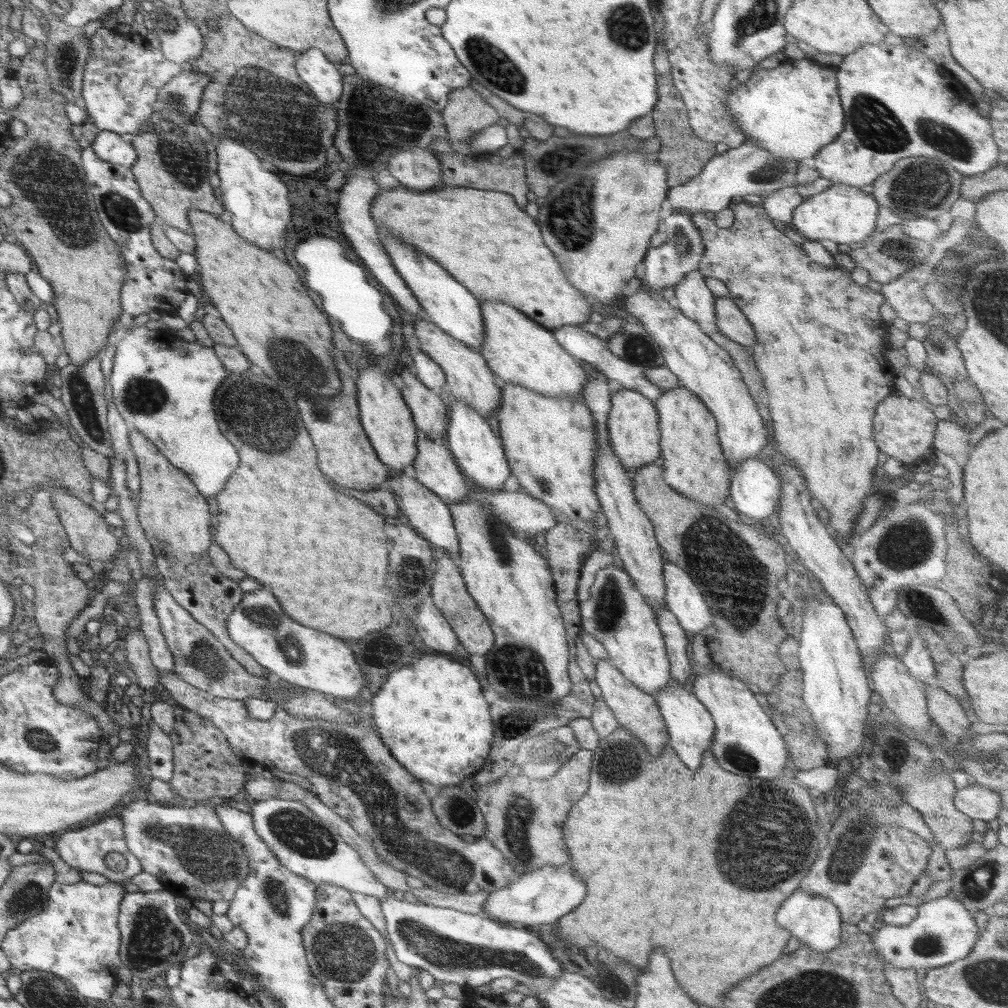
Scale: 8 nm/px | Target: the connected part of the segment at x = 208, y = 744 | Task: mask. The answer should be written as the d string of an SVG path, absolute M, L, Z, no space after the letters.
M171 701L174 706L174 722L169 732L173 744L173 776L169 781L172 791L182 796L188 804L208 803L220 799L234 799L243 793L248 781L242 761L229 747L226 735L212 722L204 722L202 716Z

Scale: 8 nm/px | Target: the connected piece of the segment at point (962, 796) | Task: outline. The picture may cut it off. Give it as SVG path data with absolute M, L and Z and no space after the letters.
M976 784L957 790L953 803L960 812L967 814L971 819L987 821L994 825L1001 809L1001 796Z

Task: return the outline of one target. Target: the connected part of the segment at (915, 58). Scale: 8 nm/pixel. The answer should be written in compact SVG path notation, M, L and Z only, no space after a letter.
M884 41L876 44L867 44L857 48L852 54L844 55L837 70L838 86L840 86L839 97L843 111L845 112L844 130L830 144L820 148L820 152L811 159L812 168L816 169L821 178L827 179L832 184L846 184L852 187L862 188L863 186L872 184L878 176L882 176L882 174L886 174L886 172L892 170L898 160L910 156L936 158L936 160L950 164L952 168L966 177L988 172L988 170L992 169L992 166L999 163L999 153L1001 151L991 135L990 121L974 109L977 100L968 93L960 81L954 79L948 71L944 71L944 69L936 65L919 48L911 49L906 44L890 45L884 43Z

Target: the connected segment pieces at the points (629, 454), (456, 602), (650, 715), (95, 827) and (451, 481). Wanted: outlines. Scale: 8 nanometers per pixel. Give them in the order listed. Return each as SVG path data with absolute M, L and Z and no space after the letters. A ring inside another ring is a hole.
M621 388L615 395L611 396L611 409L608 416L608 440L610 440L612 450L629 473L645 464L653 463L661 456L659 445L661 432L655 401L639 392Z
M448 554L435 561L437 569L432 582L432 600L446 617L457 640L470 654L486 654L494 644L494 634L490 630L487 618L478 608L476 601L468 594L458 563Z
M610 660L596 662L596 682L600 687L602 699L612 714L617 718L619 726L629 730L637 739L640 739L648 752L658 756L662 748L668 744L668 729L665 720L656 705L653 695L641 691L630 680L627 680L620 670L616 669Z
M116 814L109 816L104 820L98 820L96 824L85 825L74 831L64 831L55 835L54 840L50 843L56 849L62 860L72 868L84 872L98 872L112 882L122 884L130 880L132 876L143 871L139 857L127 847L126 836L123 828L123 820ZM110 852L120 852L127 860L126 869L121 872L115 872L109 869L104 862L104 856Z
M419 436L416 448L413 460L416 479L440 496L447 506L463 501L469 494L466 476L455 463L445 441Z

